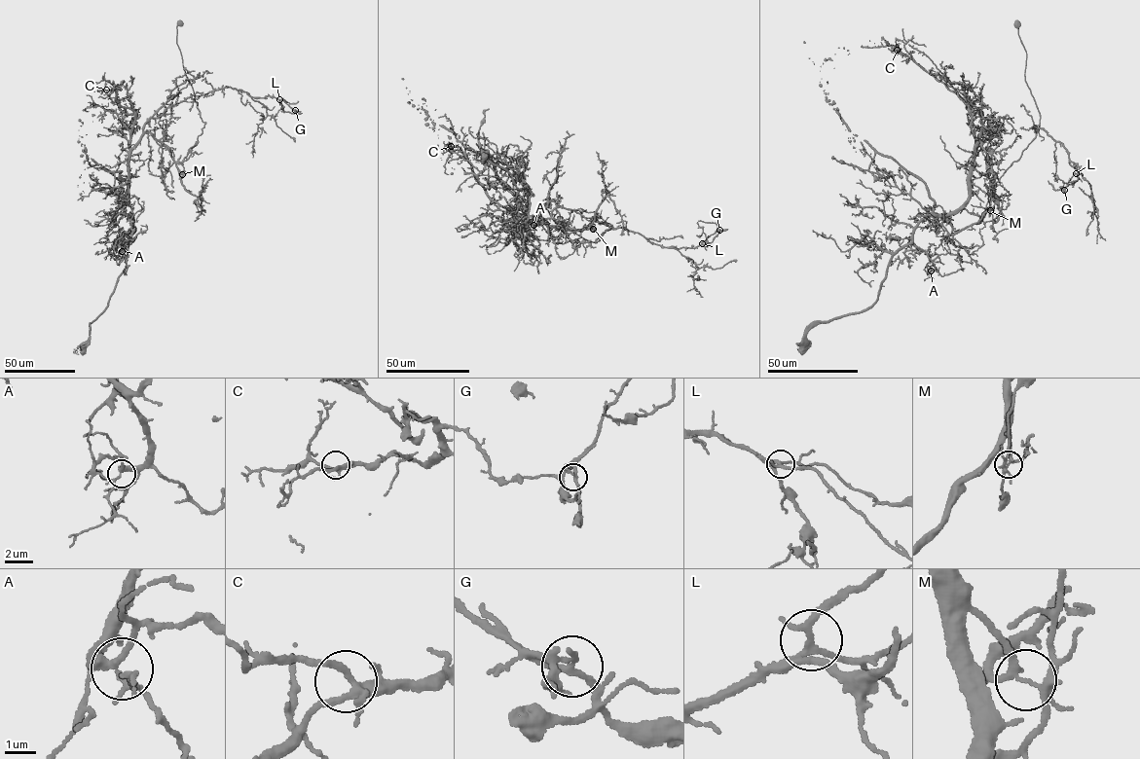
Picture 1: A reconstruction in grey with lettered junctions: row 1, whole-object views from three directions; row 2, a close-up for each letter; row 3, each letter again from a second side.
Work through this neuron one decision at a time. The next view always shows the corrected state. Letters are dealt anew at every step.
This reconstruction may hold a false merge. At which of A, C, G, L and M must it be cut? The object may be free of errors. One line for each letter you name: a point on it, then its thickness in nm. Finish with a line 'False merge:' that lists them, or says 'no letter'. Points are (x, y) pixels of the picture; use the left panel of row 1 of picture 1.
M: at (182, 174); 200 nm thick
False merge: M

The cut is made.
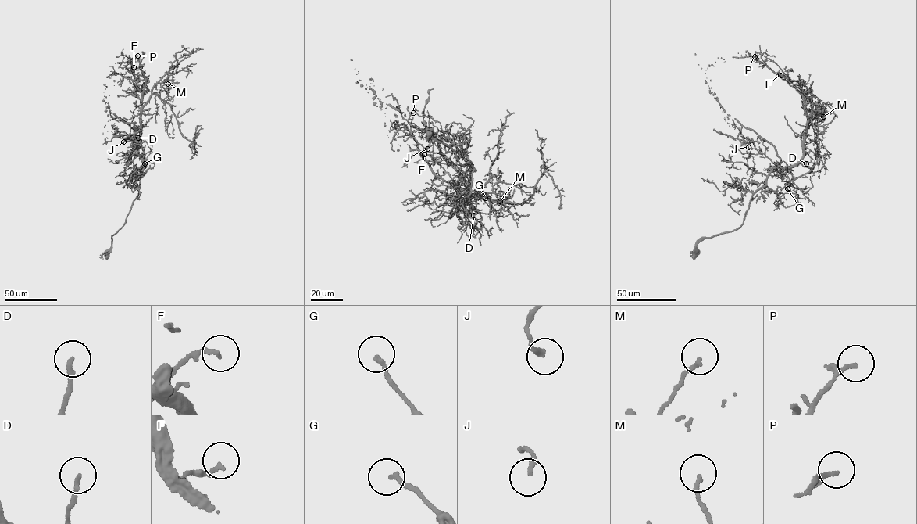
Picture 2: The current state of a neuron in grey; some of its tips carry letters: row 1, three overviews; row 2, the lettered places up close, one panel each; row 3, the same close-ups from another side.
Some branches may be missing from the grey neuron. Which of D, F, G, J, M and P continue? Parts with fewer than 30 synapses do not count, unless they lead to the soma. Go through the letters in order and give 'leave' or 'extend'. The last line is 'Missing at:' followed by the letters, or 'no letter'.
D: leave
F: leave
G: leave
J: leave
M: leave
P: leave
Missing at: no letter

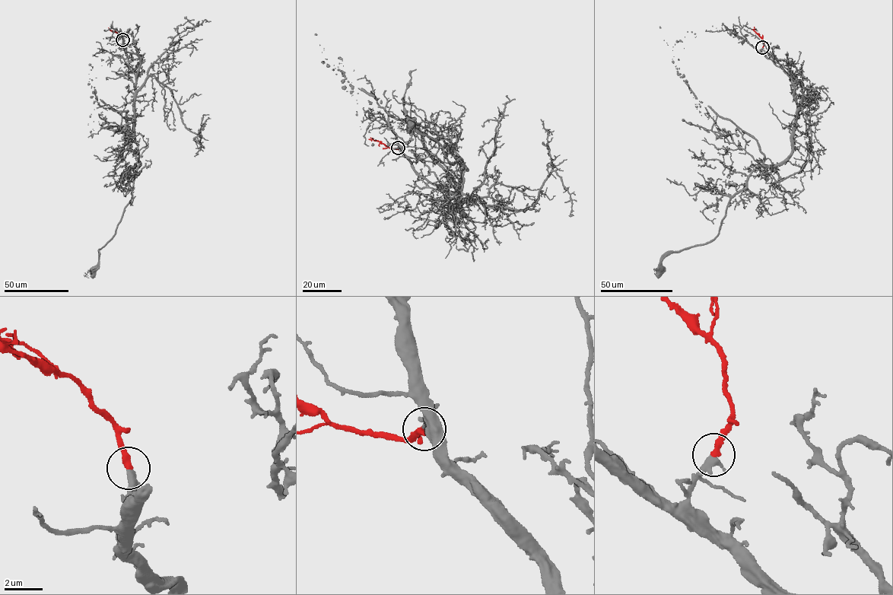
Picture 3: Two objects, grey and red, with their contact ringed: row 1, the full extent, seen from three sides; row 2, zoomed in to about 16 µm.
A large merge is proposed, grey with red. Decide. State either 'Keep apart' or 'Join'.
Join

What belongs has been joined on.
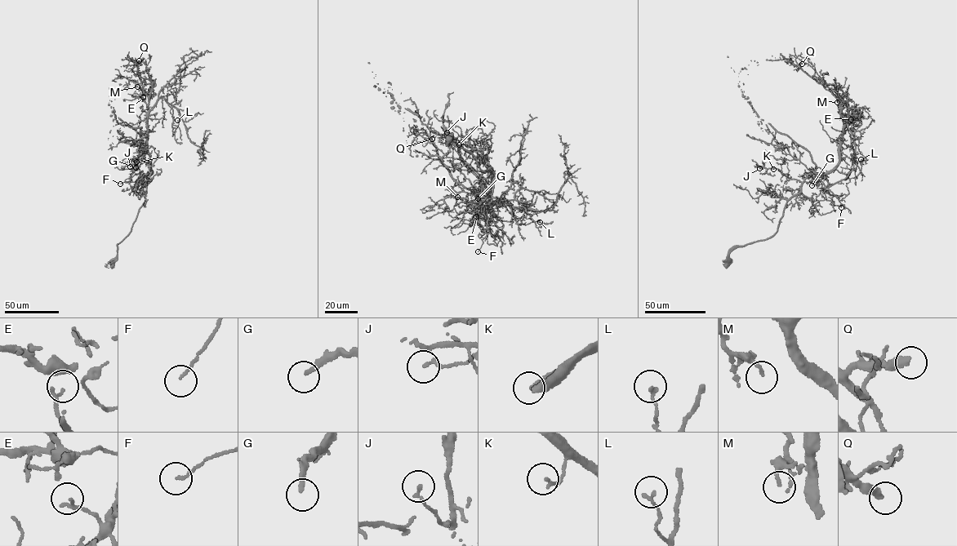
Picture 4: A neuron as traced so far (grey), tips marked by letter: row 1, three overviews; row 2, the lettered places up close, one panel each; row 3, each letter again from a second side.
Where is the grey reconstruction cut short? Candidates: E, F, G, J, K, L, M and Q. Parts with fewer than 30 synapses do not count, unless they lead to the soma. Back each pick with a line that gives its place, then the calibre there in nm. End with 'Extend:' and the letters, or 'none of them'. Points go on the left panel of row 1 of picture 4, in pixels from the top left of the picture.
G: at (135, 167); 200 nm thick
Q: at (139, 60); 360 nm thick
Extend: G, Q

